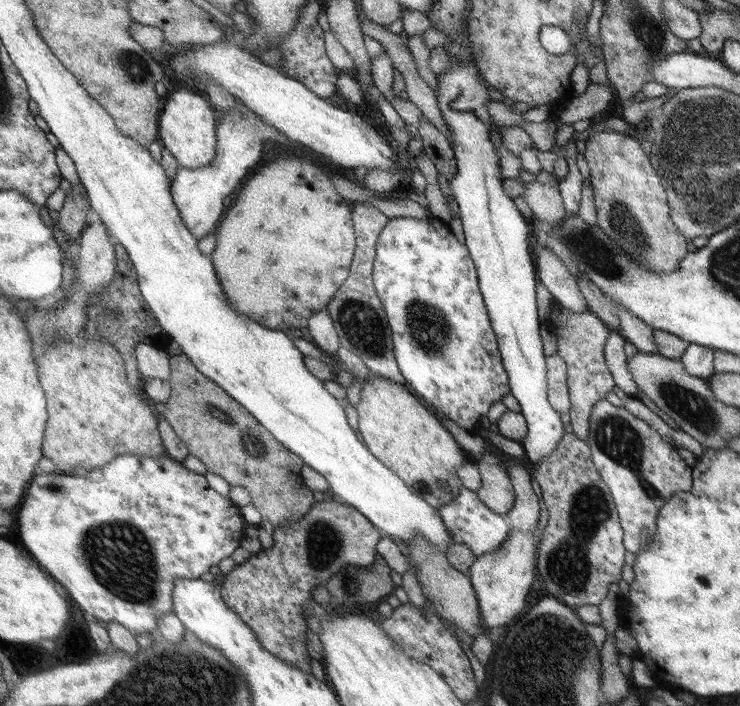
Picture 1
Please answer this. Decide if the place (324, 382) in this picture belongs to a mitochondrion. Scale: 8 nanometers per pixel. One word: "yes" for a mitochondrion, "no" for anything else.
no

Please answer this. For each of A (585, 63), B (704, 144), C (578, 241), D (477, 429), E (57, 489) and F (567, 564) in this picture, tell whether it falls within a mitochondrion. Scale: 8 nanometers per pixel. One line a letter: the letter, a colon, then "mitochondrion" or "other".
A: other
B: mitochondrion
C: mitochondrion
D: other
E: mitochondrion
F: mitochondrion

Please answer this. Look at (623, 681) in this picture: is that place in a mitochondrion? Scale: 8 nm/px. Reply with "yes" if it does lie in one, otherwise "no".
no

